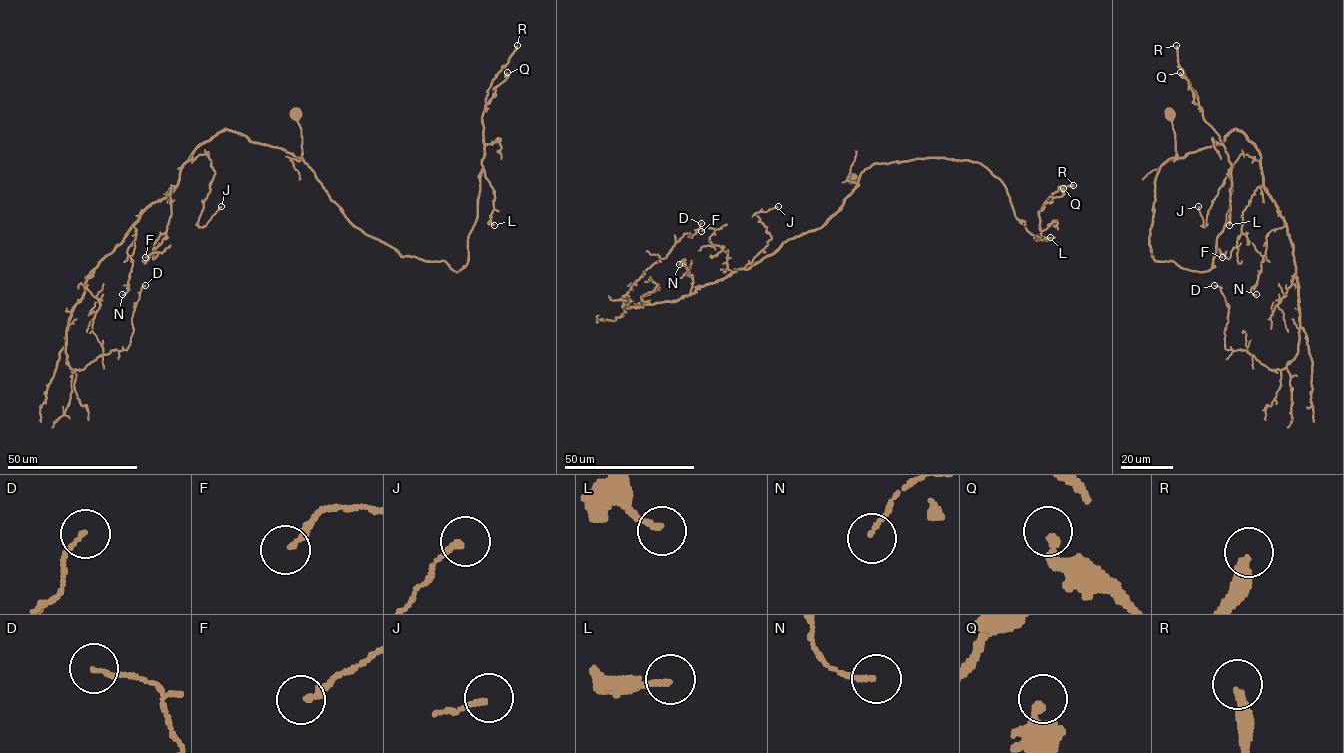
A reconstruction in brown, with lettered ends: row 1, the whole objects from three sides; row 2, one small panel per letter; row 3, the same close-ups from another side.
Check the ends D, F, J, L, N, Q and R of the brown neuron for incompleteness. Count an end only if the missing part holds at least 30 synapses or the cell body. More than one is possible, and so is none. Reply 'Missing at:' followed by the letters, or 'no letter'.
Missing at: R

